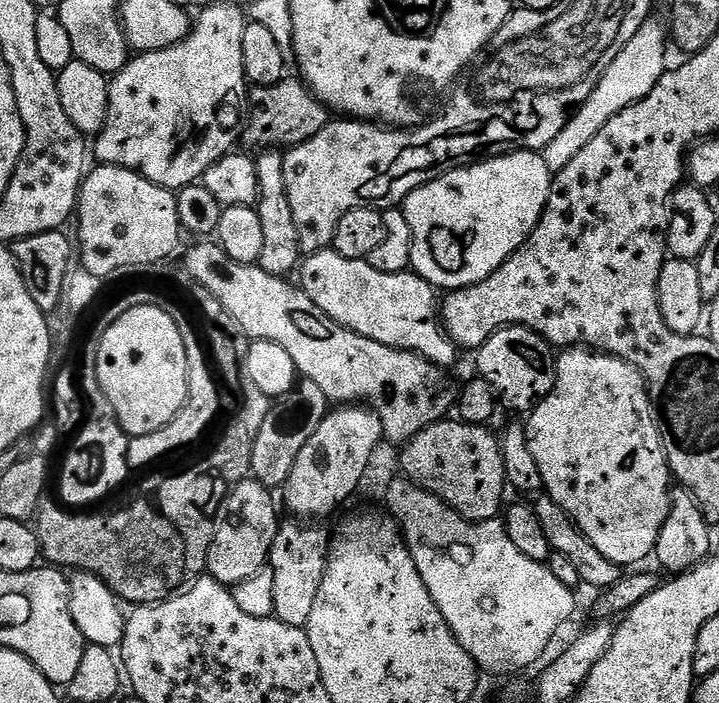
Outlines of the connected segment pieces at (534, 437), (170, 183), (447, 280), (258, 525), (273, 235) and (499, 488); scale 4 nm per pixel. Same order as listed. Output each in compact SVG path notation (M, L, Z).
M584 346L563 349L556 358L554 390L532 409L526 431L530 454L542 470L543 491L566 510L580 533L598 546L598 554L627 566L655 553L658 534L668 517L670 469L647 383L630 361Z
M212 4L200 17L195 17L194 23L191 25L188 36L174 46L170 46L166 50L158 50L157 52L142 52L133 55L128 63L124 65L121 72L115 73L111 77L108 85L108 93L110 94L110 102L108 103L108 113L106 114L106 122L104 129L95 137L96 148L94 144L94 156L100 164L113 164L119 168L125 168L131 172L142 174L150 182L154 182L163 188L171 188L179 190L188 184L195 184L203 177L204 172L210 166L214 166L214 162L218 162L222 157L233 151L238 144L238 133L242 128L242 112L236 107L240 103L247 101L250 96L250 85L244 67L242 66L242 34L246 23L246 12L243 7L239 8L236 4Z
M507 152L505 156L493 156L487 160L469 164L467 168L455 168L452 172L445 172L430 181L430 183L422 185L418 190L414 190L407 196L402 205L406 214L406 222L410 222L410 234L412 235L411 271L437 290L469 288L486 278L490 278L490 274L494 274L494 270L498 270L498 266L506 263L527 242L530 234L538 226L548 201L548 195L552 193L553 179L554 174L546 166L546 162L540 152Z
M249 478L241 482L241 484L231 485L229 492L232 493L229 494L228 501L225 502L224 509L222 509L220 512L220 520L217 519L215 521L215 532L213 534L212 545L210 545L209 547L208 564L206 571L207 575L214 577L218 583L223 584L225 586L231 586L237 584L238 582L242 582L246 578L250 578L250 574L258 574L258 570L262 570L266 567L266 565L268 564L268 555L272 553L272 543L274 542L274 538L276 537L276 531L280 529L282 523L281 517L276 517L276 504L278 508L277 497L276 500L274 497L272 497L275 496L273 489L266 487L261 480Z
M266 150L257 155L256 173L258 174L259 194L256 209L262 225L262 254L258 267L271 276L291 277L302 260L300 239L294 214L291 213L289 195L286 194L285 168L283 155L276 150Z
M445 418L439 424L432 424L422 430L413 440L403 445L400 464L404 467L403 475L417 484L433 492L439 500L449 504L464 520L494 520L501 515L500 499L504 496L506 481L504 478L504 457L502 444L487 427L478 424L466 424L456 418Z

